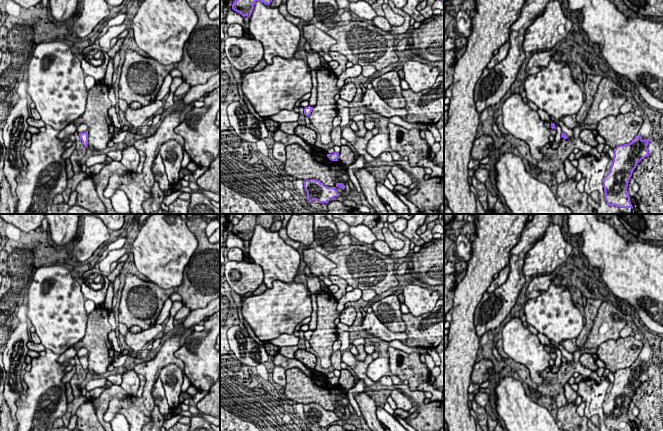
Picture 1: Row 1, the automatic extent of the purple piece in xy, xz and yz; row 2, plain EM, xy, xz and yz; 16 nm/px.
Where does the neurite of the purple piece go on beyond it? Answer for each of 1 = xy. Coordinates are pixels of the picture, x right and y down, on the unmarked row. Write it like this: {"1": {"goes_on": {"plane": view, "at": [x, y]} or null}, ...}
{"1": {"goes_on": null}}

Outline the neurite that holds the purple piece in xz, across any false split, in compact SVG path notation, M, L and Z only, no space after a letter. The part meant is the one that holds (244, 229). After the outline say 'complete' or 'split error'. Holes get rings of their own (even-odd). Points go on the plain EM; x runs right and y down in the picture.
M244 214L236 225L233 225L232 233L243 241L250 242L256 225L270 229L274 222L274 214Z | complete

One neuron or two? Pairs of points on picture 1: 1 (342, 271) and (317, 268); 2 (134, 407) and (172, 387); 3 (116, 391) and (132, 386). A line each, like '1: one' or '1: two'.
1: two
2: two
3: two

